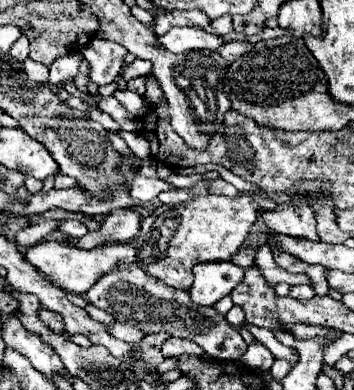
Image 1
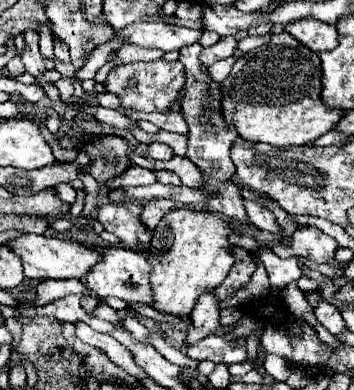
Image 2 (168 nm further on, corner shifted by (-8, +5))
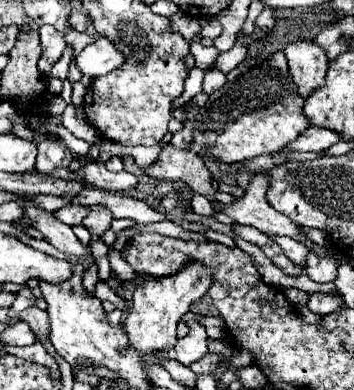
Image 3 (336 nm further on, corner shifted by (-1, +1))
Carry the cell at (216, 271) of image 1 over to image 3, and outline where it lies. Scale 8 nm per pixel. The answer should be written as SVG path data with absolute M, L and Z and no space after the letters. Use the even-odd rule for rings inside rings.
M189 321L189 333L177 341L175 345L175 353L177 353L177 361L181 361L183 365L191 365L193 361L201 359L207 353L207 331L199 321Z

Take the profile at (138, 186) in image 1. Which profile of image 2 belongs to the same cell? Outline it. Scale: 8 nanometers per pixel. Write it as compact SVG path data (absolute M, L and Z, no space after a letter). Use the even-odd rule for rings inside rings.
M130 165L128 171L124 171L122 175L114 177L114 179L110 179L108 187L110 189L120 189L120 187L128 187L128 185L150 185L154 181L156 181L156 175L150 169Z

